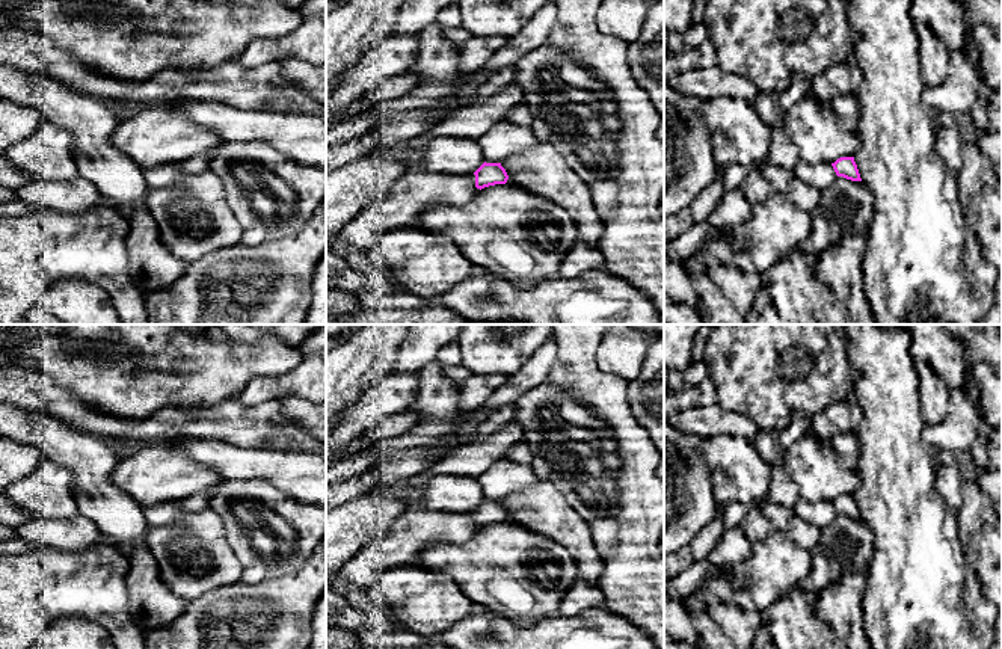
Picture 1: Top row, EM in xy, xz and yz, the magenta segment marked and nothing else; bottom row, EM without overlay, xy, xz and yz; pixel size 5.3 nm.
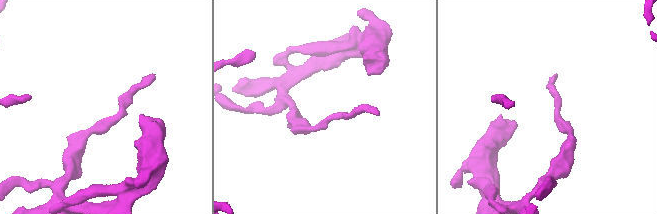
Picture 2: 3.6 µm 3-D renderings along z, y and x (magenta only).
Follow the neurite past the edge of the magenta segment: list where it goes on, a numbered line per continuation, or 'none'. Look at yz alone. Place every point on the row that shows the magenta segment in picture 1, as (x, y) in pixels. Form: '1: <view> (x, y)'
1: yz (821, 175)

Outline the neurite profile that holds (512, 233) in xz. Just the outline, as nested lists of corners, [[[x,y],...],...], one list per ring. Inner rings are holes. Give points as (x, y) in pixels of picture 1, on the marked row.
[[[495,184],[481,189],[472,201],[460,205],[427,207],[418,226],[447,237],[457,245],[472,266],[528,290],[558,276],[564,255],[578,241],[578,226],[570,214],[551,199],[521,186]]]

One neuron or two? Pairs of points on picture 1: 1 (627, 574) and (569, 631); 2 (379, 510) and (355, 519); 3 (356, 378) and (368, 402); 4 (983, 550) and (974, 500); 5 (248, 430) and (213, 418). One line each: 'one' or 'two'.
1: two
2: one
3: two
4: one
5: one

